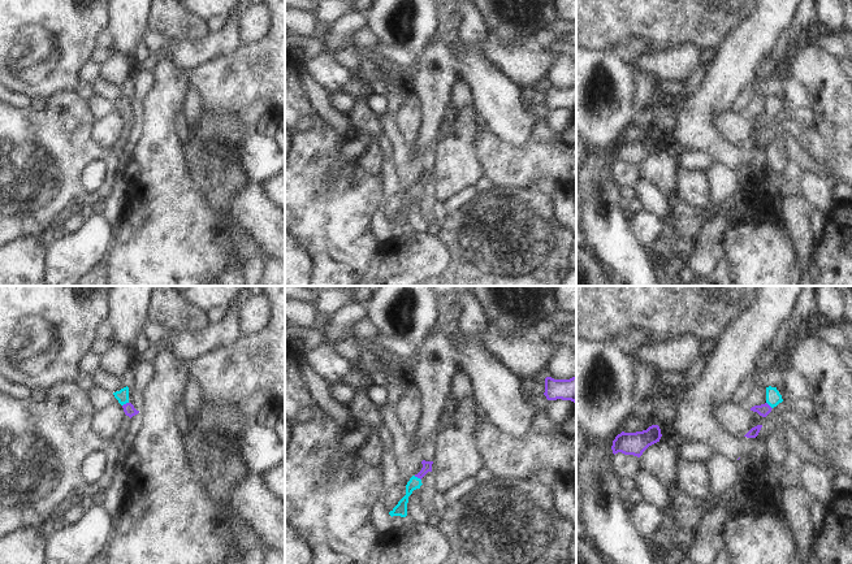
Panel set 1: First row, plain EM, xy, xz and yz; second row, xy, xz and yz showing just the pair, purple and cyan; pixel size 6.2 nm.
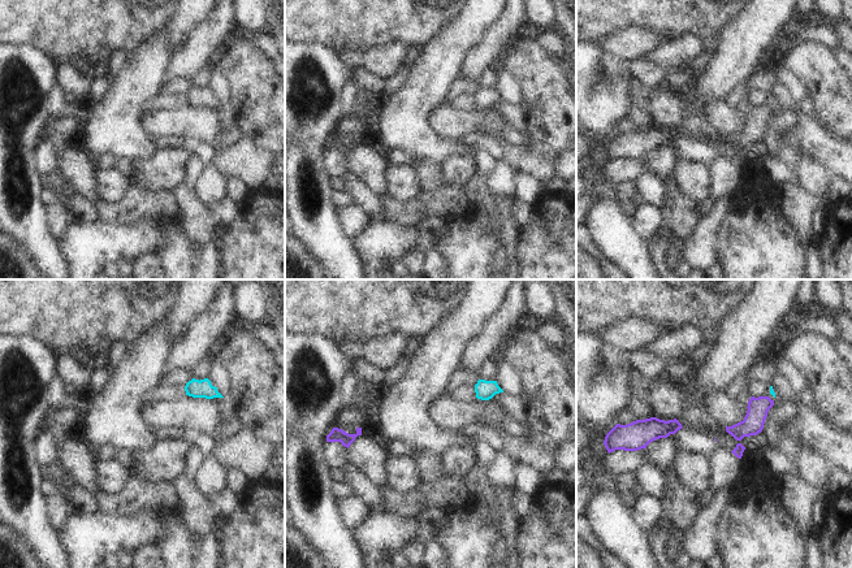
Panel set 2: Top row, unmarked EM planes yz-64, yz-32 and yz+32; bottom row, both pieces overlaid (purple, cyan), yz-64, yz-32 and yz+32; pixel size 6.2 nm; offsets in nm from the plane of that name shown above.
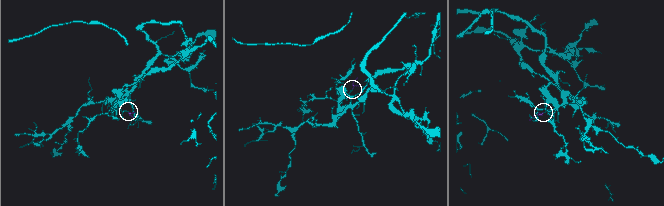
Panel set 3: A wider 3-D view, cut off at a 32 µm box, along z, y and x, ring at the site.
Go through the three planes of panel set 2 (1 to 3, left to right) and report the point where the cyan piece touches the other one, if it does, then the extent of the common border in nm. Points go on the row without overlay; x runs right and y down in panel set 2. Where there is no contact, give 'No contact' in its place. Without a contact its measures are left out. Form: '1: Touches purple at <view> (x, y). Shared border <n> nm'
1: No contact
2: No contact
3: No contact.

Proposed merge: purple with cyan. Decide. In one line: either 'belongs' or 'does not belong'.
belongs

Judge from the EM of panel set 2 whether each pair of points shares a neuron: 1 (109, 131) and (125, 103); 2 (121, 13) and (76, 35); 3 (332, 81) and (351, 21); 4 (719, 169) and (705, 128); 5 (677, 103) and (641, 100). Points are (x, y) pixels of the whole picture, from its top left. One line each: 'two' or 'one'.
1: one
2: one
3: two
4: two
5: one

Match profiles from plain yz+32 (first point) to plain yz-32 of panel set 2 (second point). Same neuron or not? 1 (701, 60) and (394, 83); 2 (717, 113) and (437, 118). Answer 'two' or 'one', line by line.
1: one
2: one

